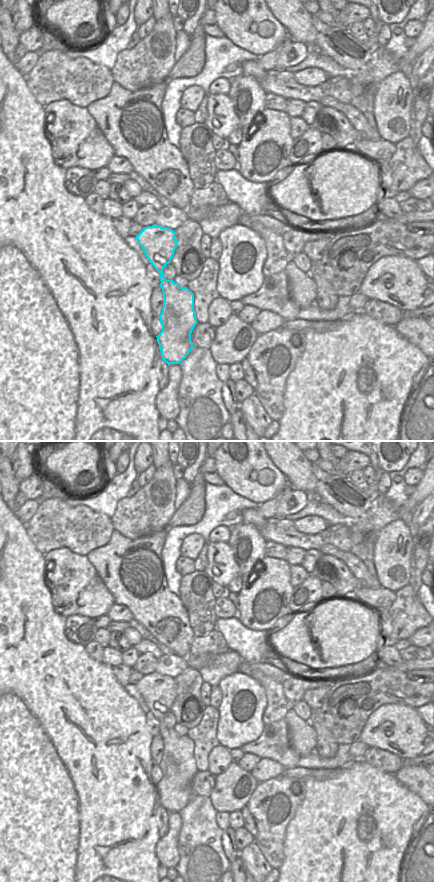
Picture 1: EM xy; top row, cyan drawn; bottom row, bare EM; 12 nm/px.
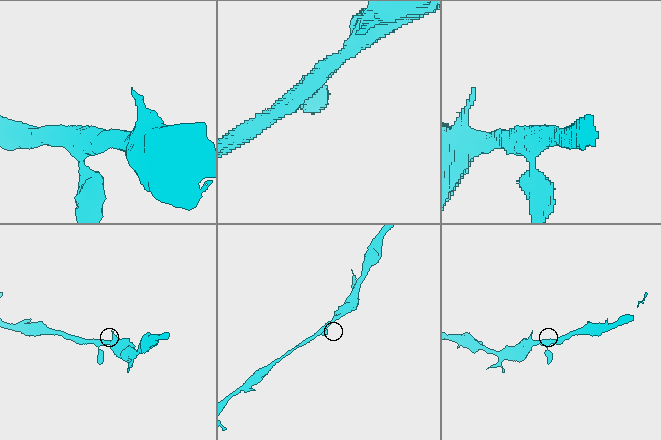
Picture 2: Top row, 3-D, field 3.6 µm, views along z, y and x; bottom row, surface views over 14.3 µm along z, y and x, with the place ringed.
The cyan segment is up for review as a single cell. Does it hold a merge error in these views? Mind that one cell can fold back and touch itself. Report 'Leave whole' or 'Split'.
Leave whole

